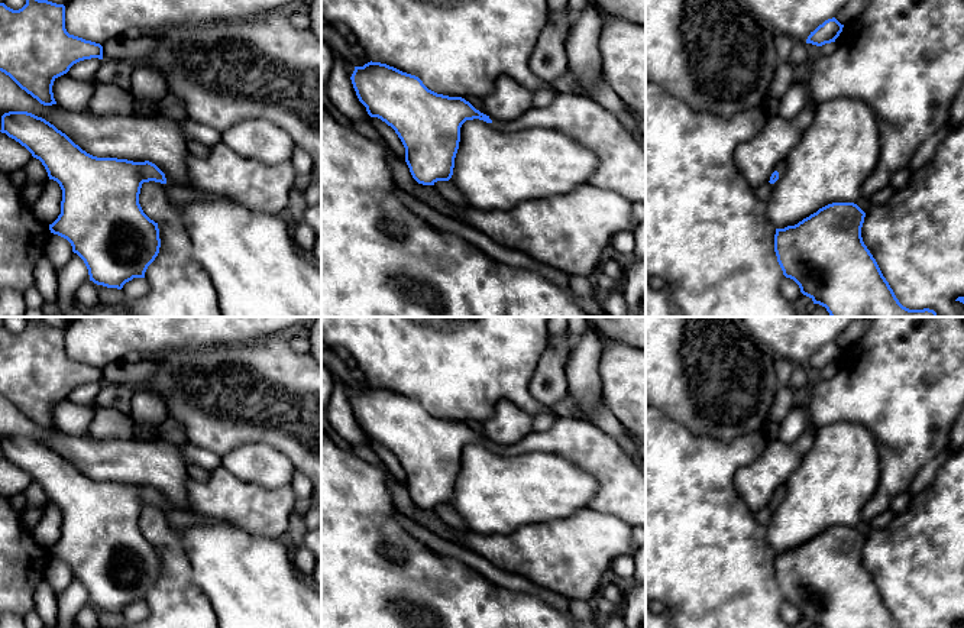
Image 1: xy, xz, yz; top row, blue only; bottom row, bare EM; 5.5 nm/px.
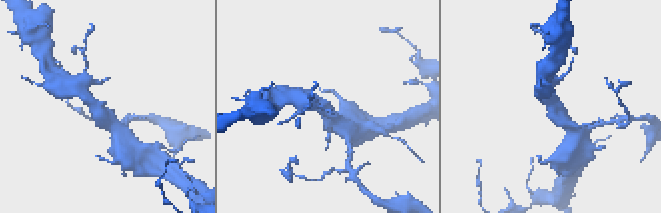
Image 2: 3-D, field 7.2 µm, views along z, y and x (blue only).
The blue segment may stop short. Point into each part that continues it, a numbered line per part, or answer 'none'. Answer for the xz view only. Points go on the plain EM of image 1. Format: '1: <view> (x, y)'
none

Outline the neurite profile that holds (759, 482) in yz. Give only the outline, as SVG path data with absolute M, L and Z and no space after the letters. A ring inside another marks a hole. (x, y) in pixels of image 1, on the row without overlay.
M809 428L793 443L767 440L764 451L756 462L737 470L735 491L753 514L770 505L771 498L777 495L813 443L815 433Z

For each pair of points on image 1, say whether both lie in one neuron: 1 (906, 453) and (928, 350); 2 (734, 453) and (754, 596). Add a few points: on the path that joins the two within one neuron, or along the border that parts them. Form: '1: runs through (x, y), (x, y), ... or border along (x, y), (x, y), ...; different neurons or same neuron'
1: runs through (909, 427), (909, 376); same neuron
2: runs through (725, 489), (725, 560); same neuron

